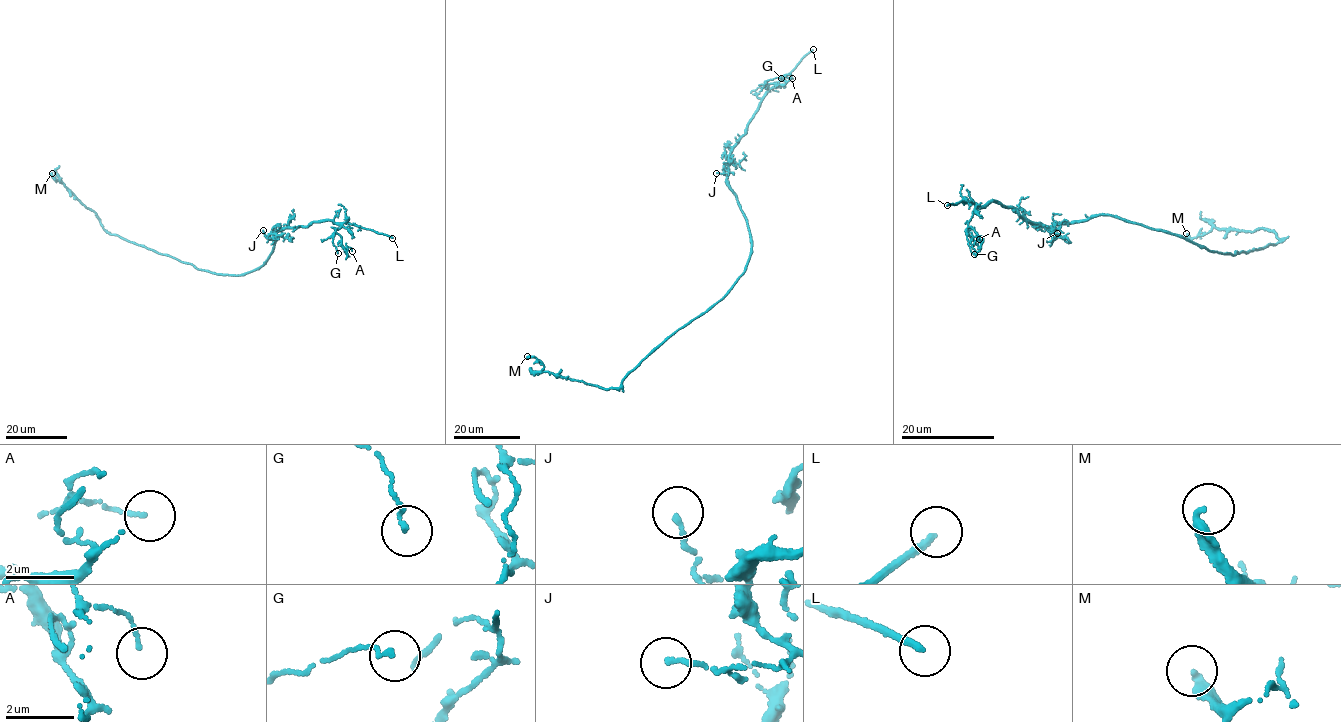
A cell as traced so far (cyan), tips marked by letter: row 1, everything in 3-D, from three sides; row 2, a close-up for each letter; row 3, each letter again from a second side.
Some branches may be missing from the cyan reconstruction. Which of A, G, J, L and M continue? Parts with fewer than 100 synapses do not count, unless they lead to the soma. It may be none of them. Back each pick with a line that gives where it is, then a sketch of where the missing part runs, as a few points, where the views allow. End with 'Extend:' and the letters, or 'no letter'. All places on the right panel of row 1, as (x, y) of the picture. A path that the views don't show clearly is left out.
L: at (947, 205); missing branch runs (947, 205), (947, 219), (954, 225), (972, 210), (955, 198), (929, 205), (919, 200), (916, 186)
Extend: L

